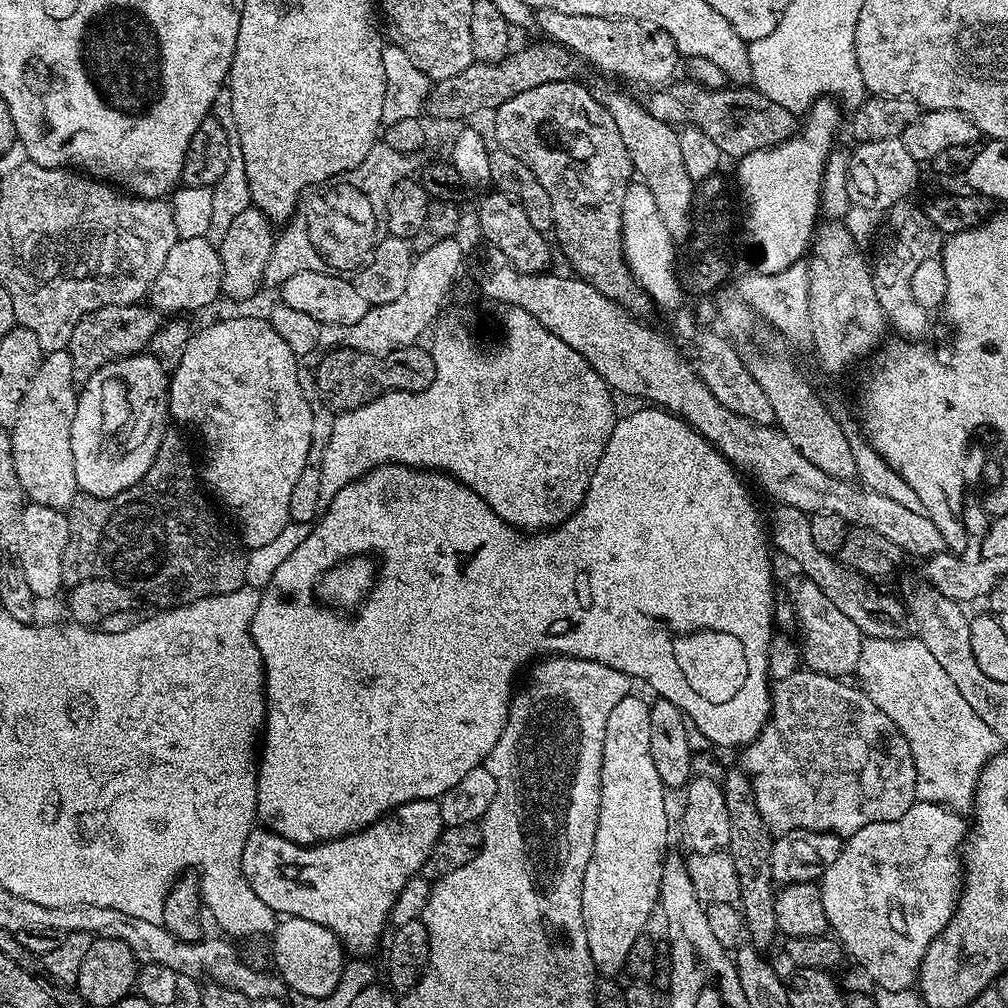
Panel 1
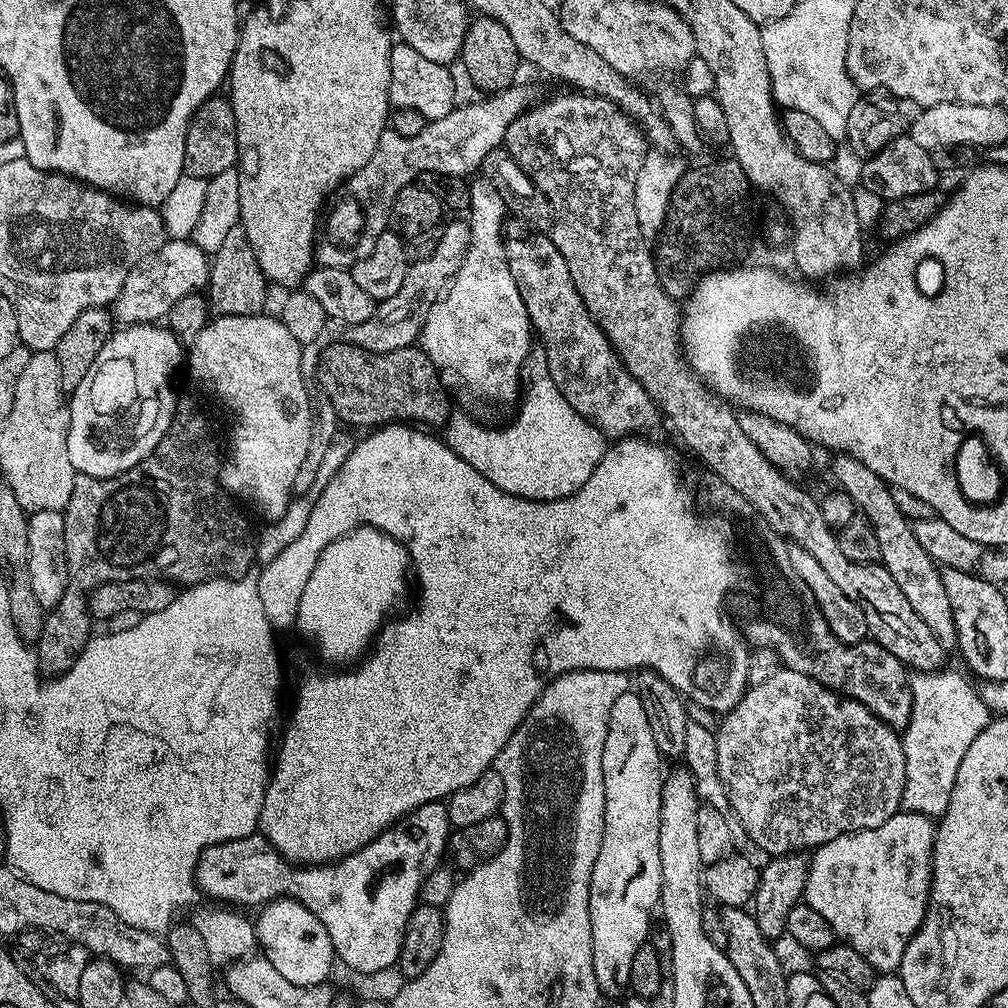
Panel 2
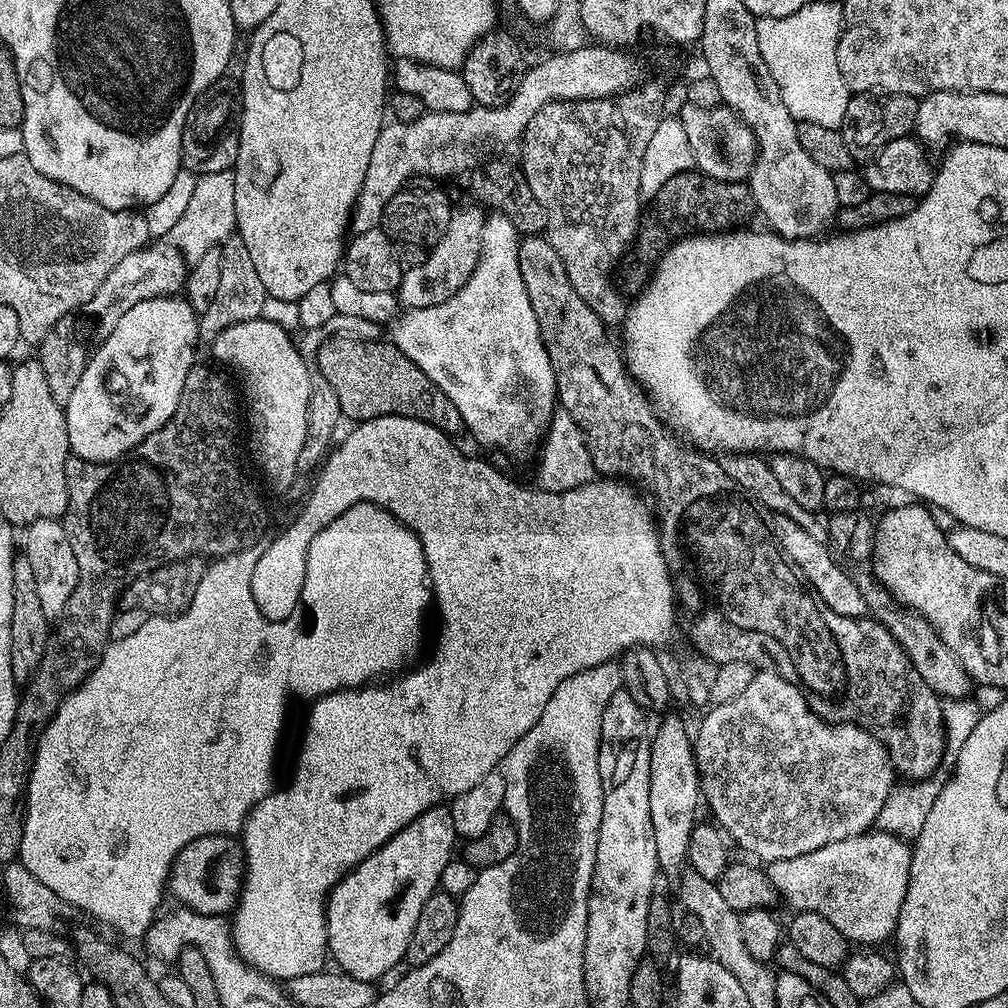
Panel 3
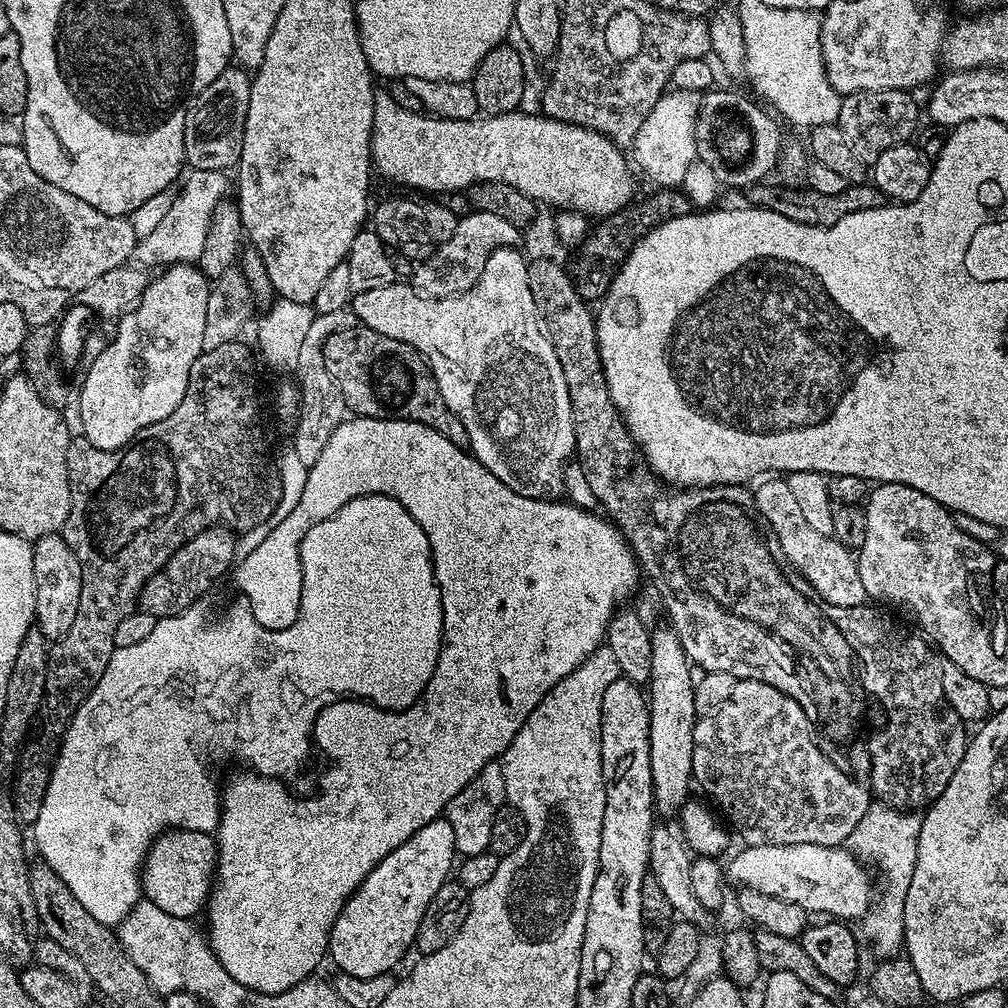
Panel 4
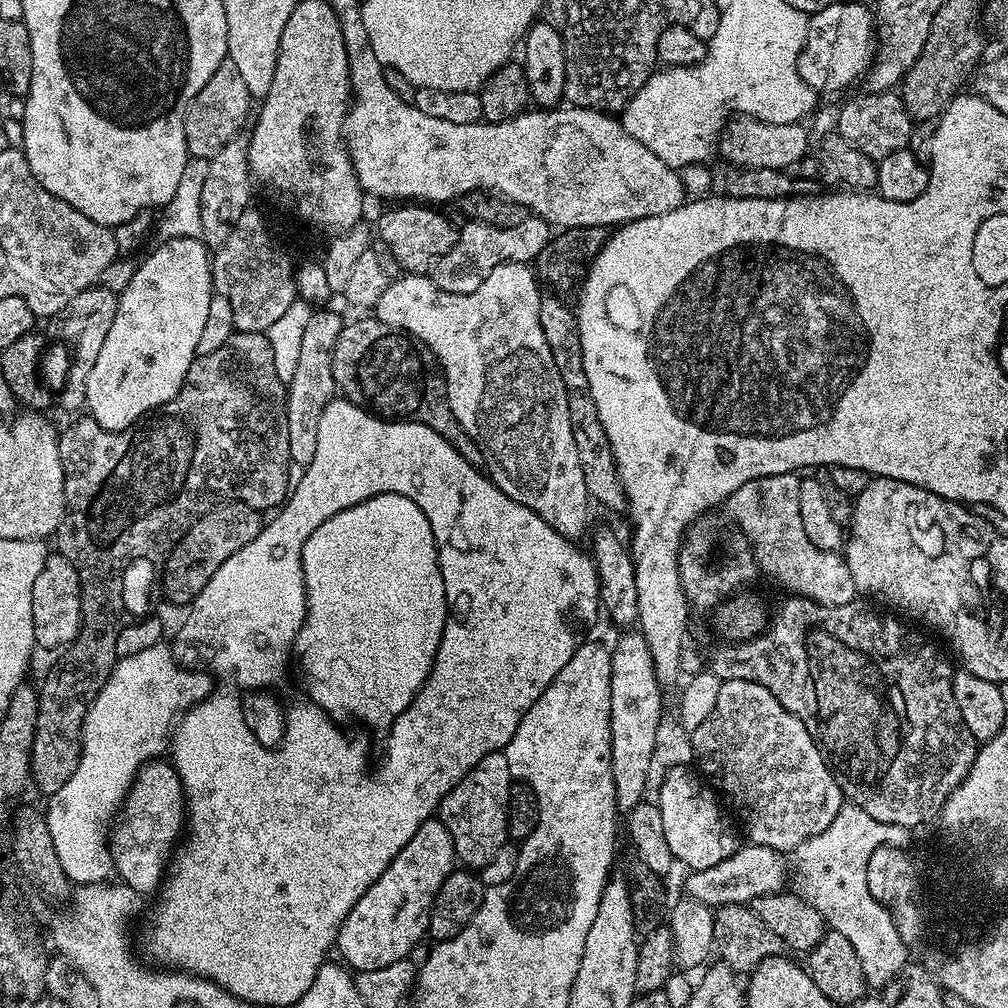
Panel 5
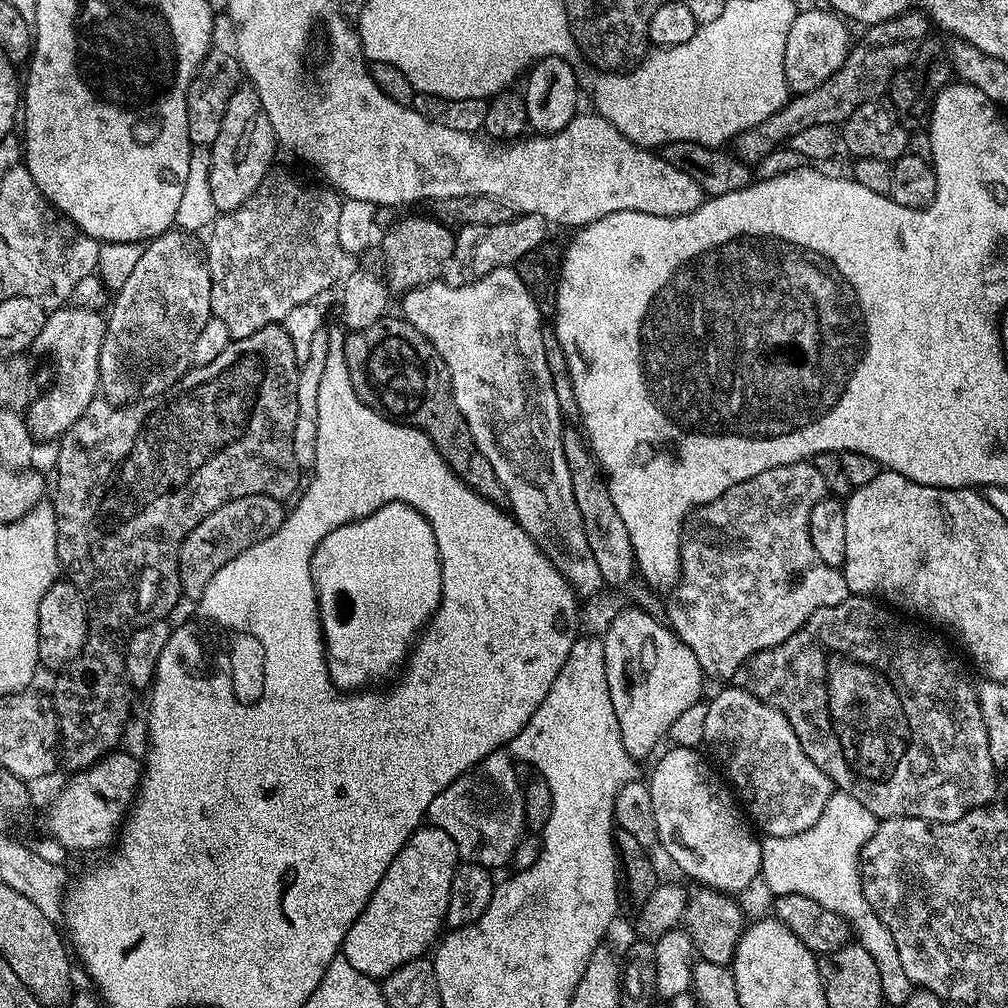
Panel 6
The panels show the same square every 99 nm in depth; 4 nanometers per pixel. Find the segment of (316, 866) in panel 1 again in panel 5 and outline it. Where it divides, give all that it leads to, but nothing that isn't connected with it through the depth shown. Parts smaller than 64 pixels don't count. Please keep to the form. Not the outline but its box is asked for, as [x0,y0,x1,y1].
[110,758,457,972]

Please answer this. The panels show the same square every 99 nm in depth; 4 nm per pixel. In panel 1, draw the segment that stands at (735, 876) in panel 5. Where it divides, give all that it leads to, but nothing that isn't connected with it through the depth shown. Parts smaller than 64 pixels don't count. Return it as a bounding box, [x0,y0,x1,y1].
[822,802,966,990]

